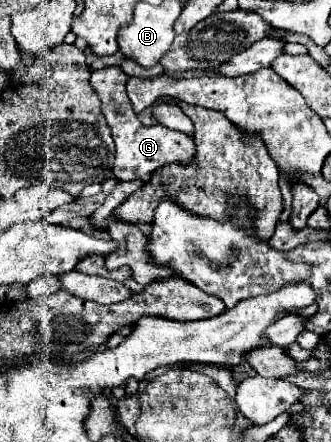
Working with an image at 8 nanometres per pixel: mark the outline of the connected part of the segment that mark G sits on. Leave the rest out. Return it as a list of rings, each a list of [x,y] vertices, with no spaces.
[[[108,66],[102,70],[94,70],[90,76],[92,88],[100,96],[102,102],[102,114],[106,116],[106,122],[110,126],[114,144],[116,144],[116,162],[112,166],[112,172],[118,180],[142,180],[148,182],[154,172],[158,172],[166,164],[178,164],[188,166],[194,162],[196,146],[194,140],[178,130],[170,130],[162,124],[156,126],[144,126],[138,116],[132,116],[132,106],[126,96],[126,82],[128,76],[118,66]]]

